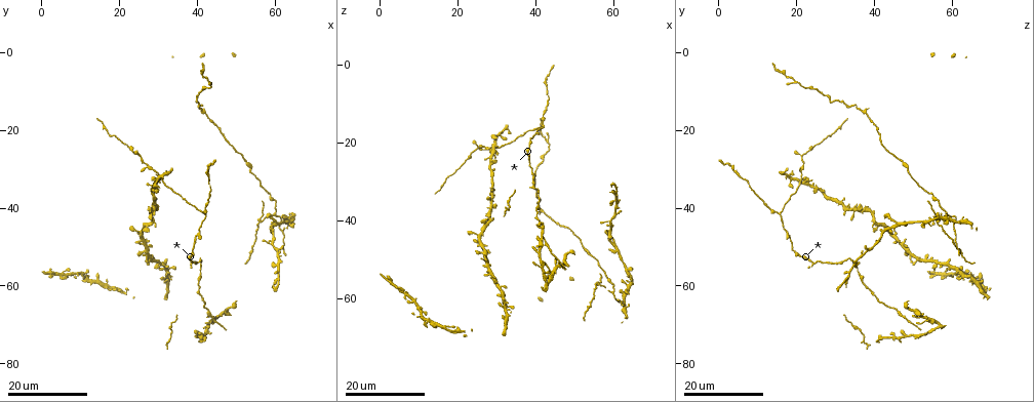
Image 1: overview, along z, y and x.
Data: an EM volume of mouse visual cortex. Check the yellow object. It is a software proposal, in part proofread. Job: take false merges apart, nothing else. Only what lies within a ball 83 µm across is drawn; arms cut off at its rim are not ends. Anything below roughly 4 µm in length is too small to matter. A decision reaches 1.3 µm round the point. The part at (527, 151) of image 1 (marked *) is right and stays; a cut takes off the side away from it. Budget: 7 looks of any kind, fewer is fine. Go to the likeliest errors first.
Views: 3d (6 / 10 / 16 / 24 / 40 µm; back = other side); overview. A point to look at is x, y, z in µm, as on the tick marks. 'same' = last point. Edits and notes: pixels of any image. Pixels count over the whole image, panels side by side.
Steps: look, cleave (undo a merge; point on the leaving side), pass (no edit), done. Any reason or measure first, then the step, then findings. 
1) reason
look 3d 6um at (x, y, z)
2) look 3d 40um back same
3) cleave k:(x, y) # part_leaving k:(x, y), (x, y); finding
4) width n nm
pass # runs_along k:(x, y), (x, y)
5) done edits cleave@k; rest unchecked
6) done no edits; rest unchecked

three-way junction
look 3d 16um at (31.0, 33.0, 21.0)

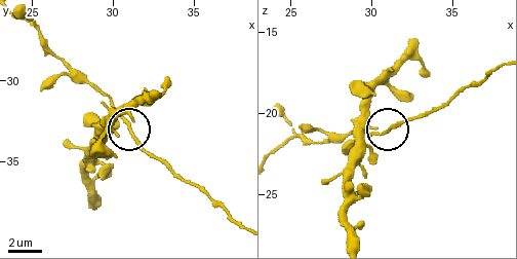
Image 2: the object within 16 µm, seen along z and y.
closer look
look 3d 10um at (31.1, 32.7, 21.1)

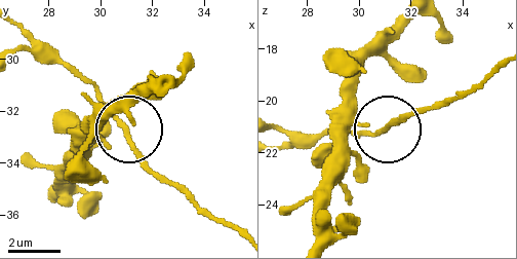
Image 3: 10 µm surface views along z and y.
look 3d 10um back at (31.0, 32.8, 21.1)

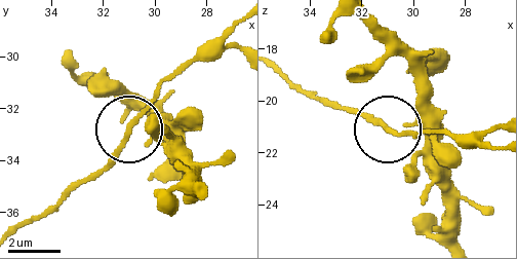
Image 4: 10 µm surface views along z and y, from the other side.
arms 3
pass # runs_along 4:(21, 226), (100, 172), (132, 118), (176, 68); all the same neuron

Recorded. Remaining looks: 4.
a fork
look 3d 24um at (56.0, 43.5, 56.0)

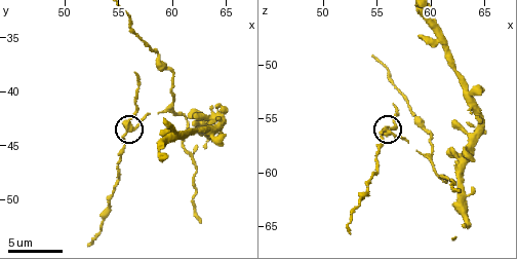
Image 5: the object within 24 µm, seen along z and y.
look 3d 10um at (55.8, 43.4, 56.0)

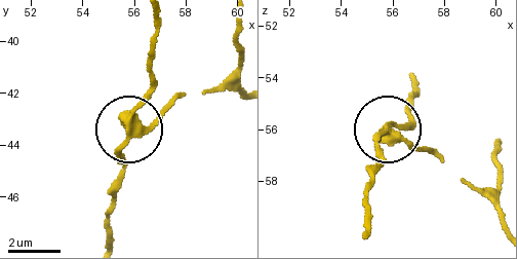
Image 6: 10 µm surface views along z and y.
arms 3
cleave 6:(151, 90) # part_leaving 6:(125, 124), (106, 242); a second neuron is stuck on

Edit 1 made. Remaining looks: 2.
look overview

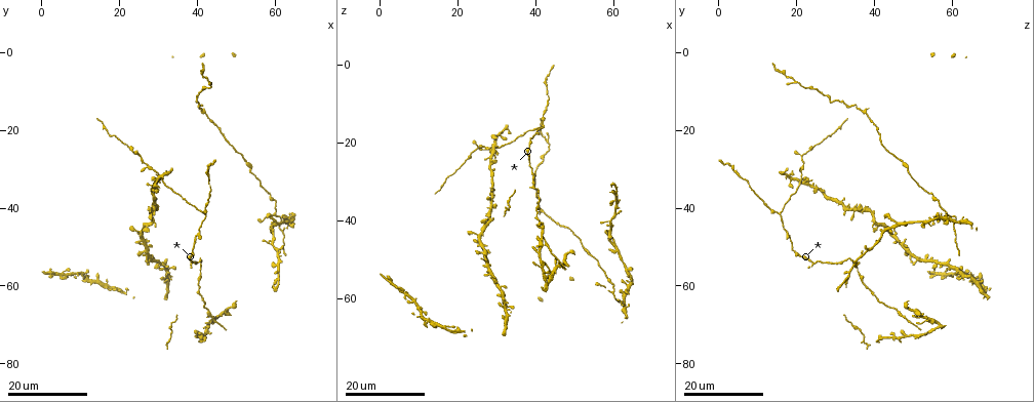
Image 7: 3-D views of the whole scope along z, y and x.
a fork
look 3d 10um at (61.6, 43.4, 60.8)

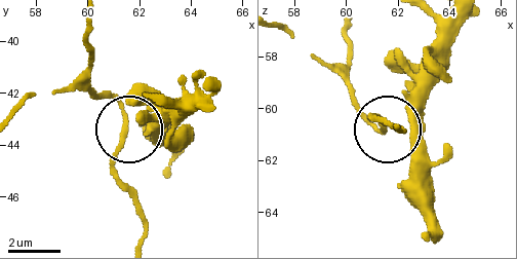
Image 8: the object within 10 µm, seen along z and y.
pass # continuous, no second neuron

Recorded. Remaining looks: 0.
done edits cleave@6; rest unchecked

